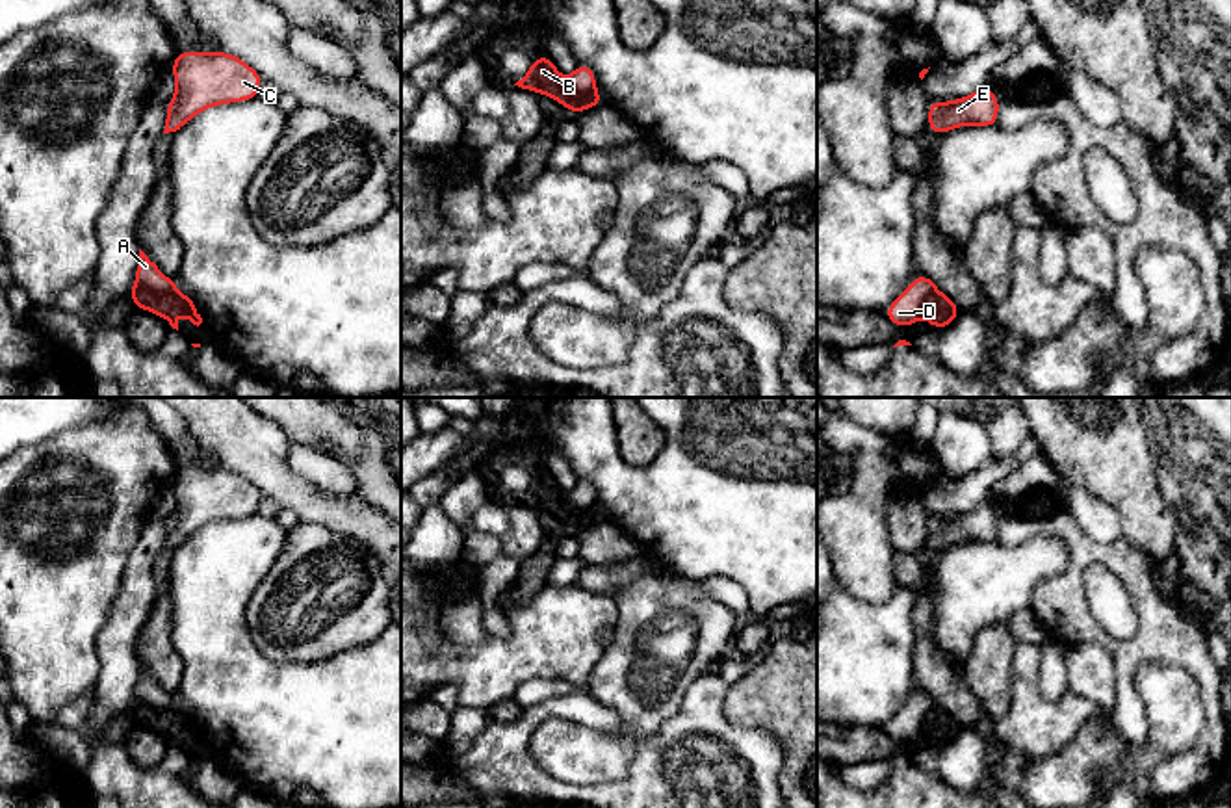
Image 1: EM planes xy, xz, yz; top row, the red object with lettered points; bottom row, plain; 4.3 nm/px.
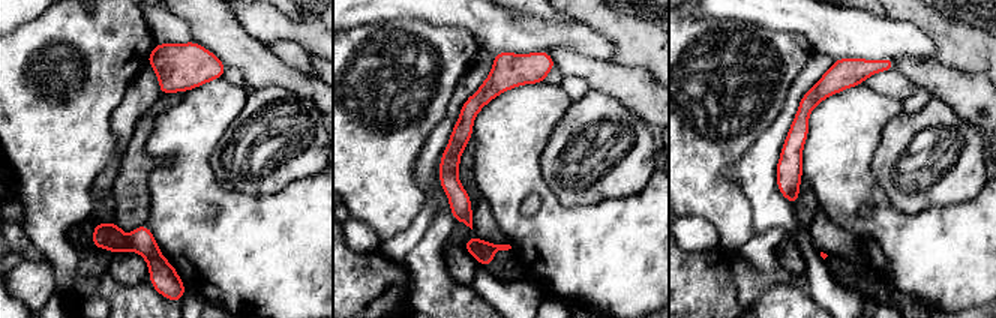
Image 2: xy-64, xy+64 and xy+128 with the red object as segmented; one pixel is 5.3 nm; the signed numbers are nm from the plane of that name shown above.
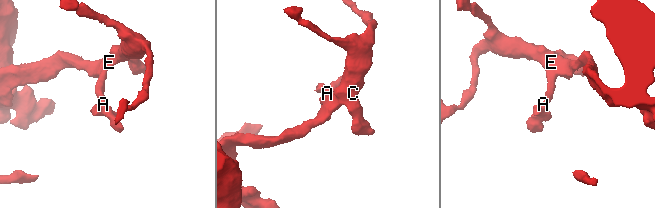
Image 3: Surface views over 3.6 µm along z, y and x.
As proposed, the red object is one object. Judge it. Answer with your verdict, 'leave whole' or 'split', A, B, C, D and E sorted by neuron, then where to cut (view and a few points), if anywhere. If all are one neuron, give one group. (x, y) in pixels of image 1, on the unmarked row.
split; groups A C D E / B; cut xy (136, 699), (160, 710), (177, 706)

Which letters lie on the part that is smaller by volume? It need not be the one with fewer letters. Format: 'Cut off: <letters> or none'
Cut off: B

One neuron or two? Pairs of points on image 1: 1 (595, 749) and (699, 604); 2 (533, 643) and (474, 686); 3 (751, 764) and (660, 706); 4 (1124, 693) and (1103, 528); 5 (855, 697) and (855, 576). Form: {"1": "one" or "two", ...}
{"1": "one", "2": "one", "3": "two", "4": "two", "5": "two"}

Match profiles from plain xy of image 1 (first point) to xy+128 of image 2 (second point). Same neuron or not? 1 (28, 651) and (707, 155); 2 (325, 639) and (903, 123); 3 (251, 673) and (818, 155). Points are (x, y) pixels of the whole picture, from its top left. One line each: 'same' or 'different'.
1: same
2: same
3: same

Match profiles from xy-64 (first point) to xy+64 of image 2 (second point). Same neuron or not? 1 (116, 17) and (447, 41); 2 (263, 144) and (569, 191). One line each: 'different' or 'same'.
1: same
2: same

